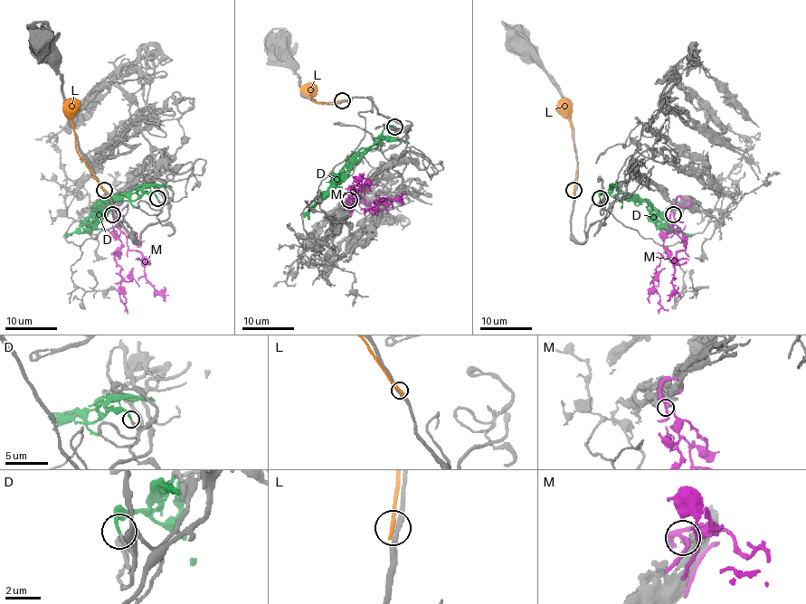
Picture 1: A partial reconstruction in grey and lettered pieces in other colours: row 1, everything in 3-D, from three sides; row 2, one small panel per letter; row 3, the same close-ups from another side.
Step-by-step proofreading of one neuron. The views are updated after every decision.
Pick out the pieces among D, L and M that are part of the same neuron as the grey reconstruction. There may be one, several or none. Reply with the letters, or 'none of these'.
D

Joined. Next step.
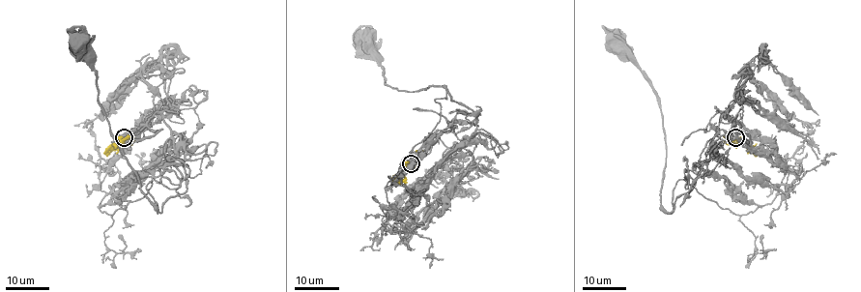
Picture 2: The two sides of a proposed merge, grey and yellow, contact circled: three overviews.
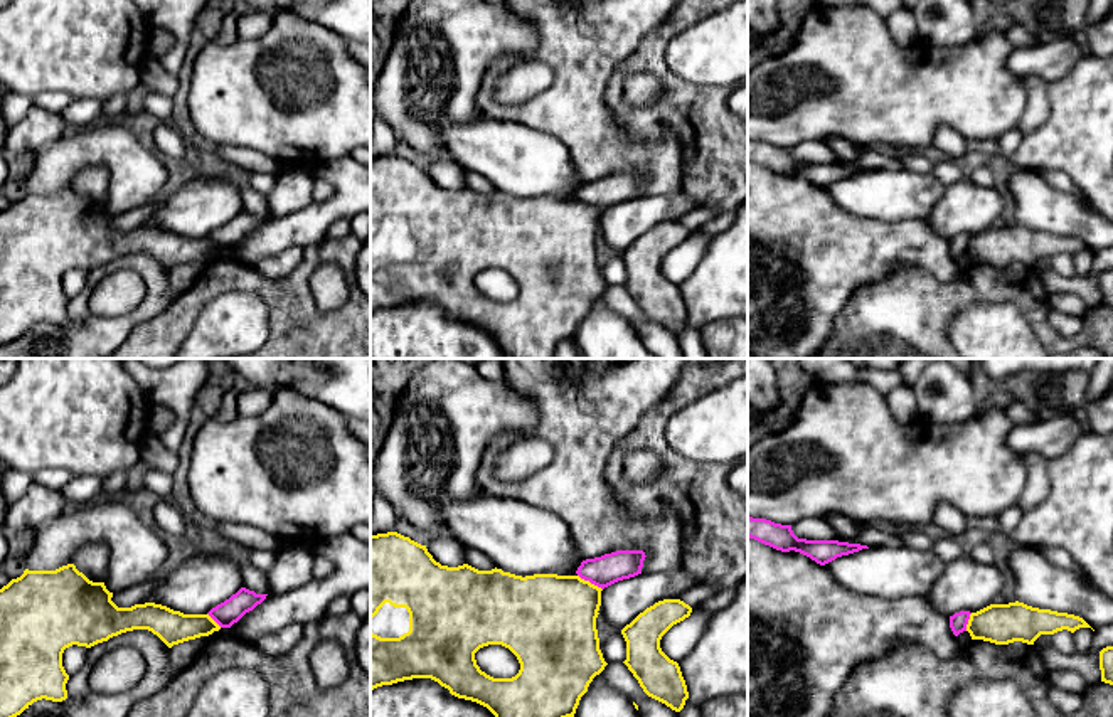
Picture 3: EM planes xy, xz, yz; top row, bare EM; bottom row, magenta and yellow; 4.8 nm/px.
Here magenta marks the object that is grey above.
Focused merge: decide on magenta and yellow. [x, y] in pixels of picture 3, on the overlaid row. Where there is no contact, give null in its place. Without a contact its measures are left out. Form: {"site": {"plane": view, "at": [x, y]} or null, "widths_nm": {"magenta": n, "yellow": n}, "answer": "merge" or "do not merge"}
{"site": {"plane": "xz", "at": [590, 581]}, "widths_nm": {"magenta": 150, "yellow": 420}, "answer": "merge"}

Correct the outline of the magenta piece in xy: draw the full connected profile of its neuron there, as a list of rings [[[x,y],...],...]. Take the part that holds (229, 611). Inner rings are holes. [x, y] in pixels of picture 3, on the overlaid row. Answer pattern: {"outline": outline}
{"outline": [[[74,564],[56,571],[25,569],[20,577],[0,589],[0,717],[17,717],[42,698],[66,700],[69,675],[62,667],[62,653],[72,645],[91,648],[126,631],[148,629],[172,648],[231,628],[266,596],[241,587],[207,614],[184,614],[155,603],[118,608],[104,582],[89,581]]]}

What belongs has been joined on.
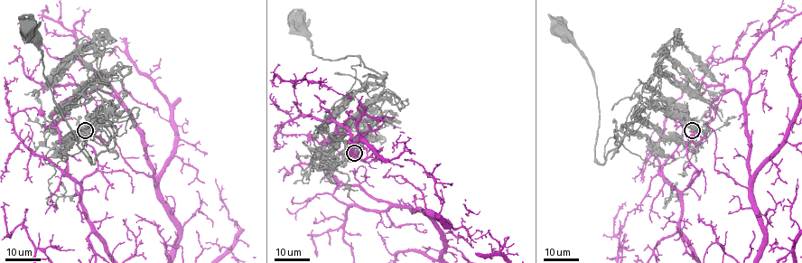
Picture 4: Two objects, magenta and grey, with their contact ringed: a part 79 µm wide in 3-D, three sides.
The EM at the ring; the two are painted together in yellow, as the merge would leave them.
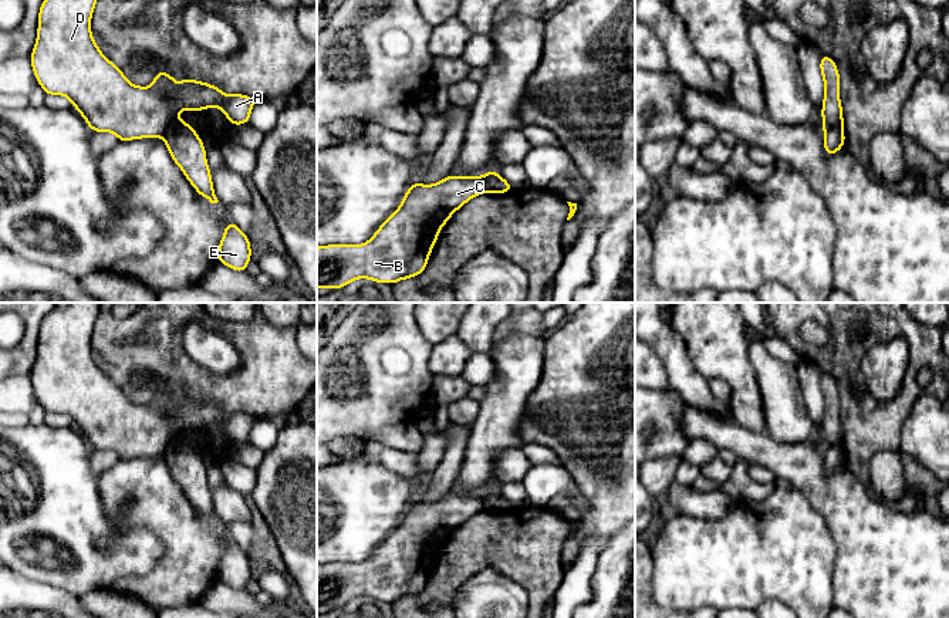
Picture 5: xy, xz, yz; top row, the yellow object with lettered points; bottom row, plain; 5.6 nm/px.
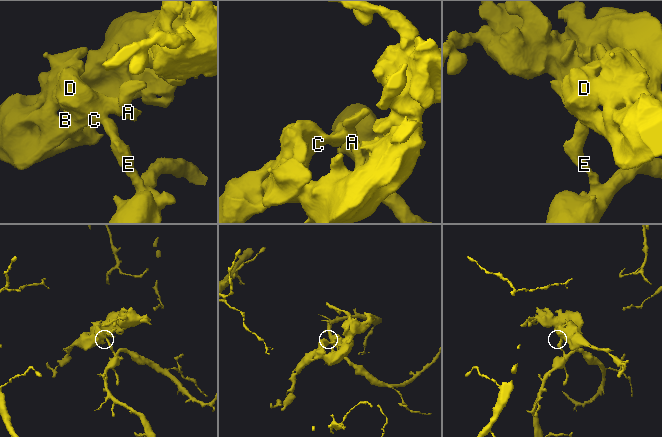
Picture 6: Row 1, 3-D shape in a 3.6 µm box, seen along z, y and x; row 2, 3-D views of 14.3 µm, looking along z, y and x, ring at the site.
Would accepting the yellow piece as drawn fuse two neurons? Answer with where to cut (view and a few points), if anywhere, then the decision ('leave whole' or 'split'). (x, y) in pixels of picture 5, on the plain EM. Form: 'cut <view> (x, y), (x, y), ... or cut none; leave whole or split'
cut xy (178, 438), (161, 455); split

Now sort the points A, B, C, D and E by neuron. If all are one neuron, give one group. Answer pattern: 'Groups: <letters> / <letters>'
Groups: A B C D / E

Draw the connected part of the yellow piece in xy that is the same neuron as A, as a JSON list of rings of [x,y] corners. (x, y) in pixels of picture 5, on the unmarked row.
[[[70,303],[65,307],[54,307],[41,321],[38,328],[37,358],[30,374],[34,395],[44,412],[67,415],[82,433],[92,450],[111,450],[119,460],[142,456],[162,456],[169,445],[178,439],[178,432],[186,429],[205,429],[210,425],[220,426],[230,443],[250,442],[250,430],[257,421],[244,412],[226,413],[223,408],[203,399],[185,395],[179,402],[166,389],[158,389],[151,405],[138,405],[128,399],[122,388],[108,378],[92,357],[91,337],[101,303]]]

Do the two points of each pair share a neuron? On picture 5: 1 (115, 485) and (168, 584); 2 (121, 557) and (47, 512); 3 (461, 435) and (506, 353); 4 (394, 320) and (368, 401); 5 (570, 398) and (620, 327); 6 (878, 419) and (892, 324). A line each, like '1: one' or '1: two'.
1: one
2: one
3: two
4: one
5: one
6: one

